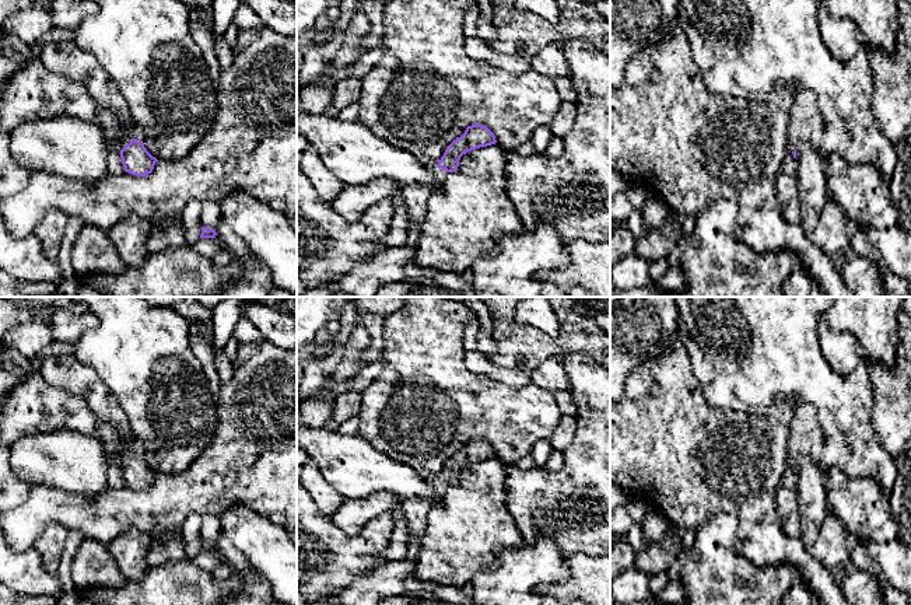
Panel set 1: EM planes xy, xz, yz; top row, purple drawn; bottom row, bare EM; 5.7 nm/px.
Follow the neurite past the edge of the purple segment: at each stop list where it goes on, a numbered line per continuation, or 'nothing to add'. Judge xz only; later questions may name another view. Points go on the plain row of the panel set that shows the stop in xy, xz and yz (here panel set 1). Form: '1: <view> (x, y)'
1: xz (441, 488)

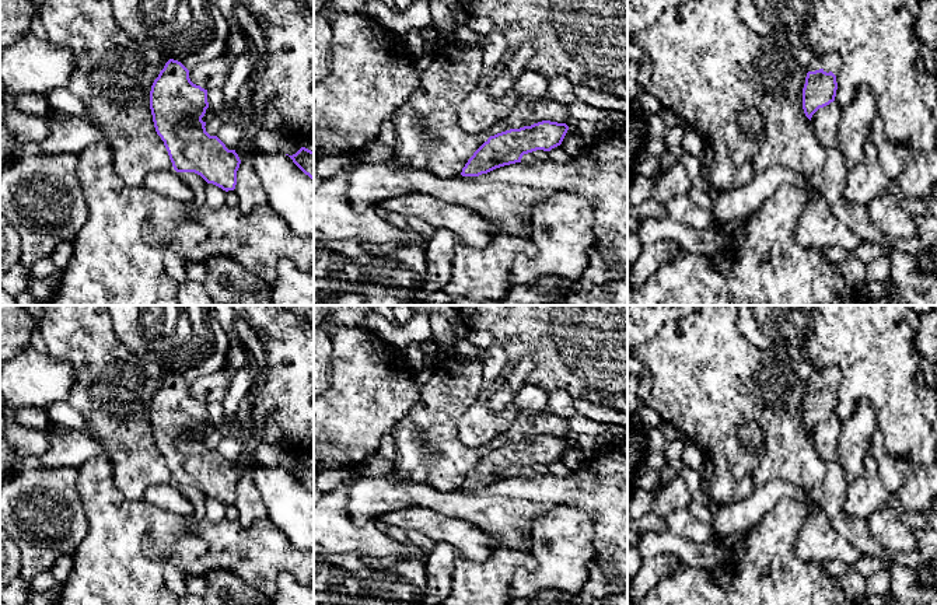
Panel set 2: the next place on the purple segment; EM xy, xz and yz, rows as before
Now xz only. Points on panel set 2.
nothing to add

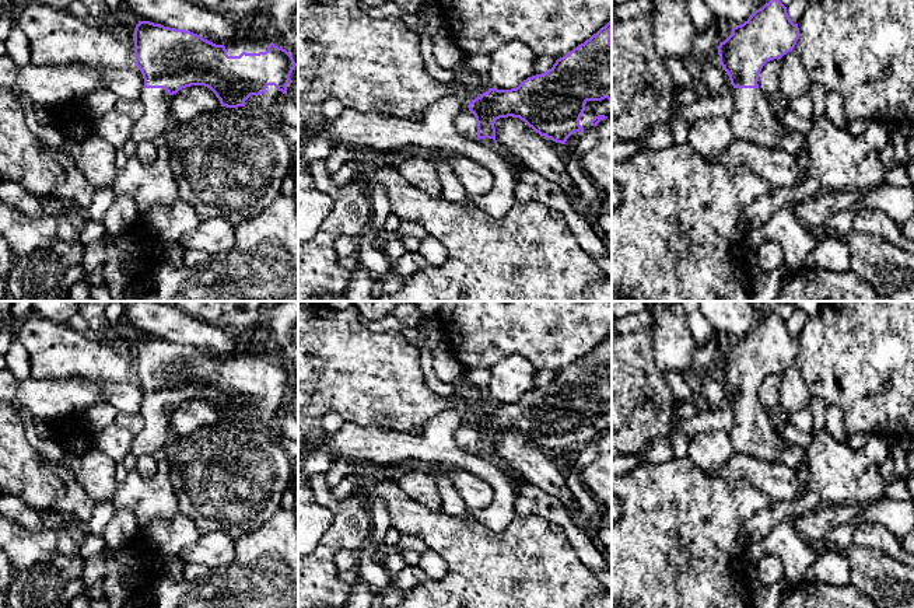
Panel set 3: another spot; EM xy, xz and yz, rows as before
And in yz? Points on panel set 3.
1: yz (753, 434)

